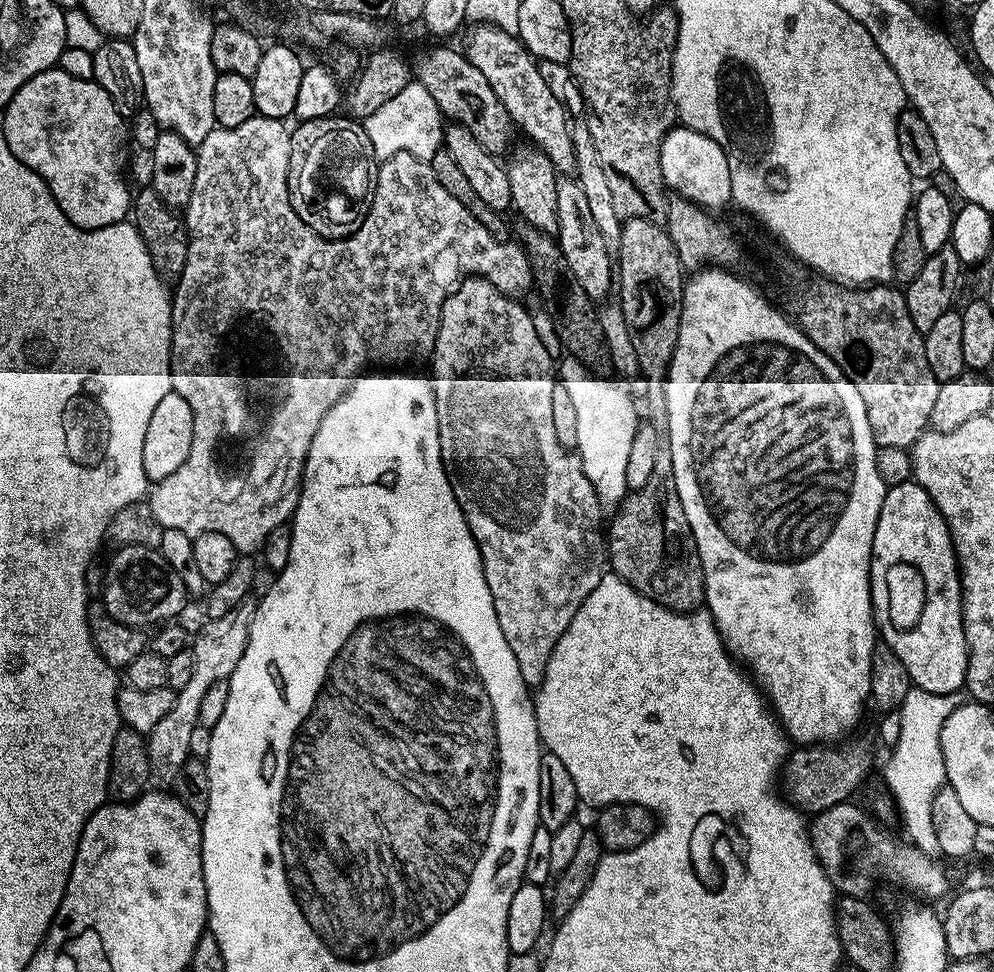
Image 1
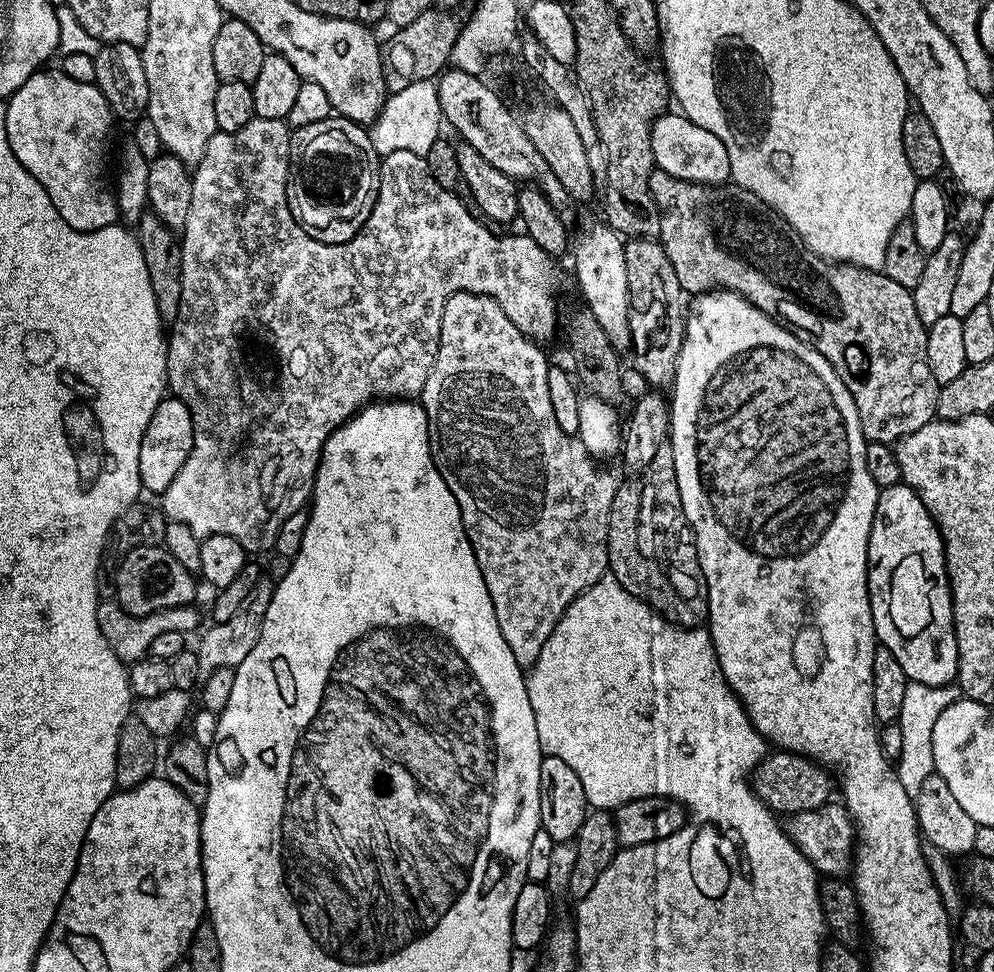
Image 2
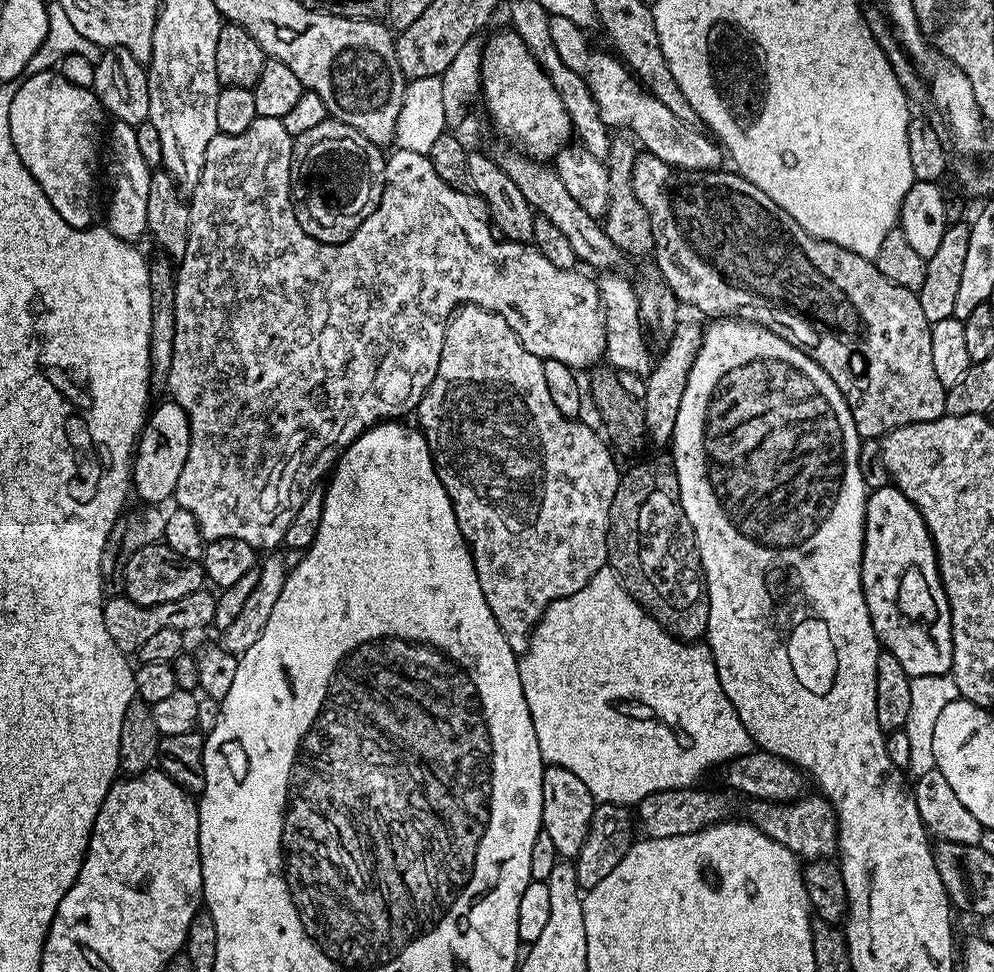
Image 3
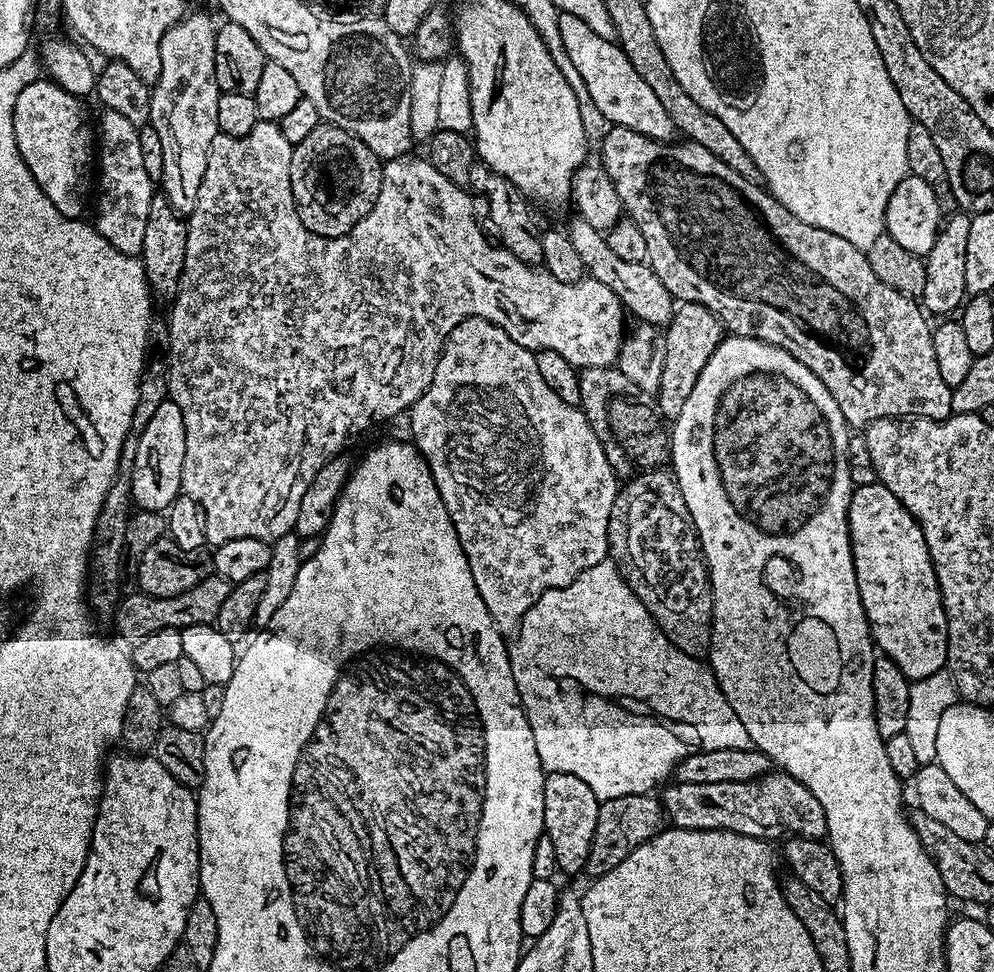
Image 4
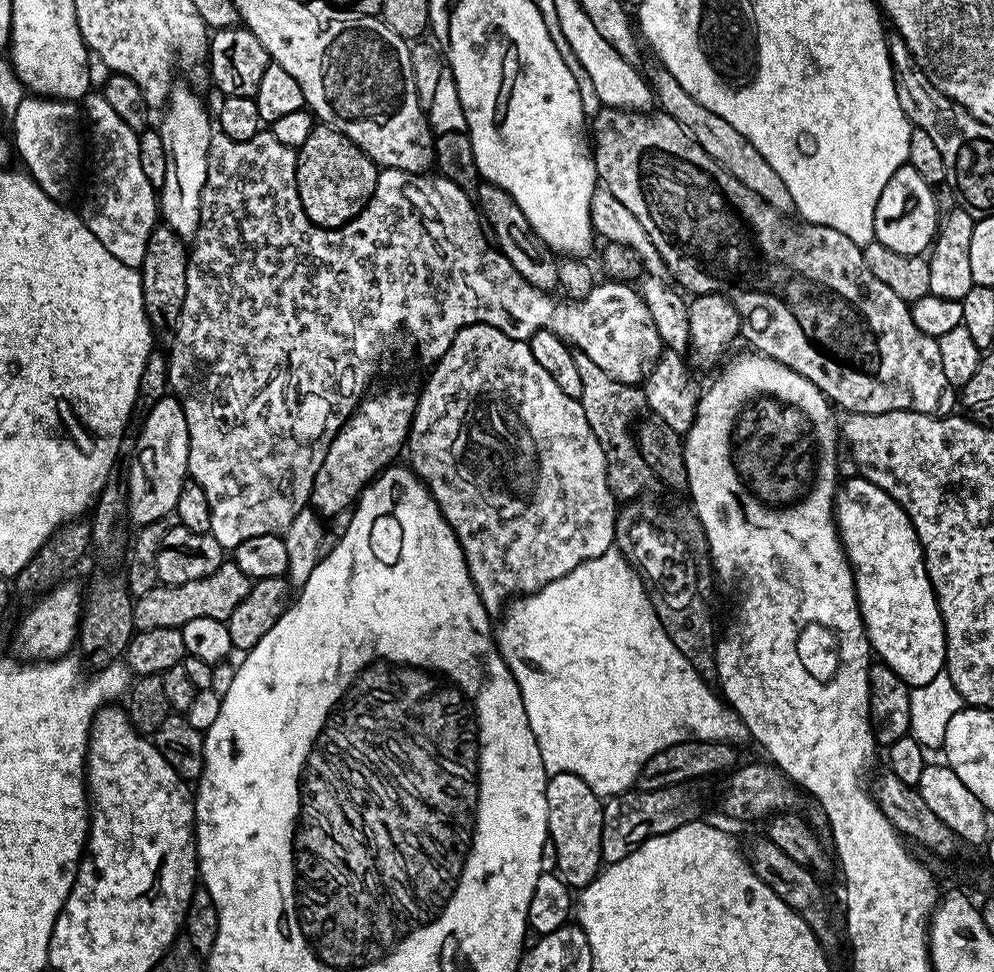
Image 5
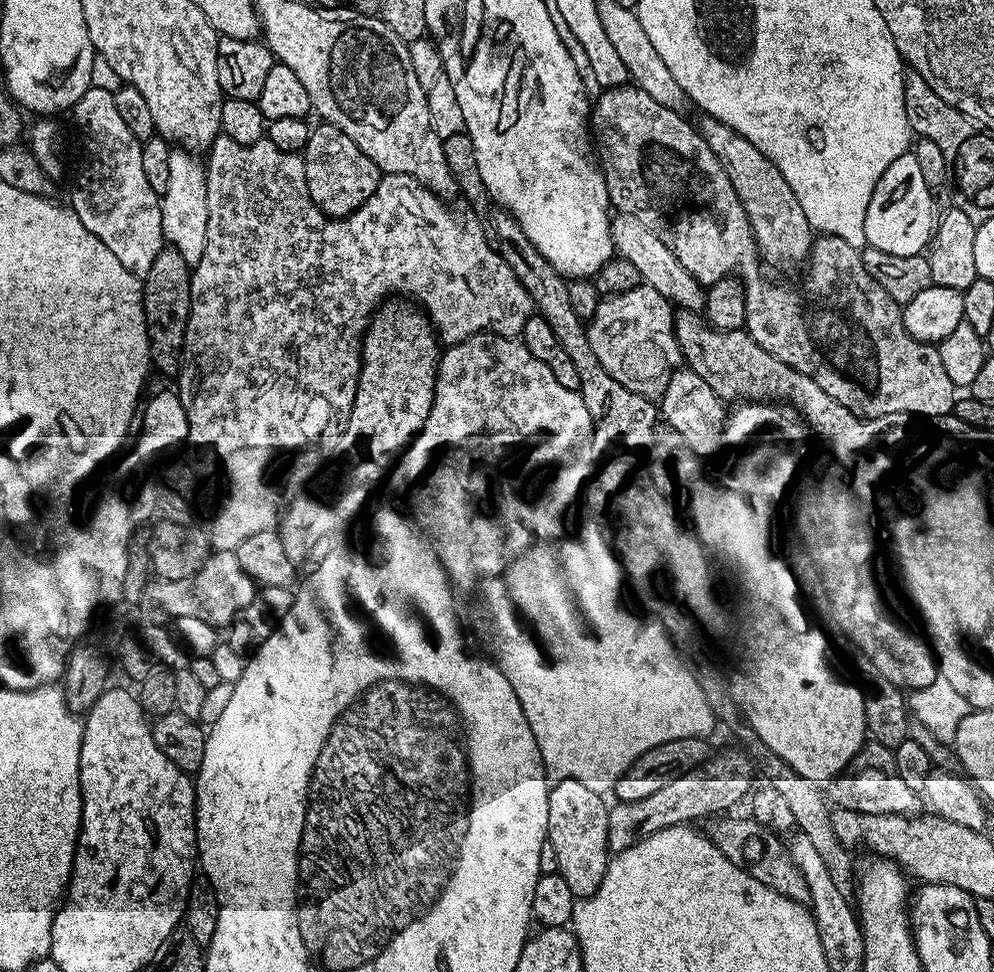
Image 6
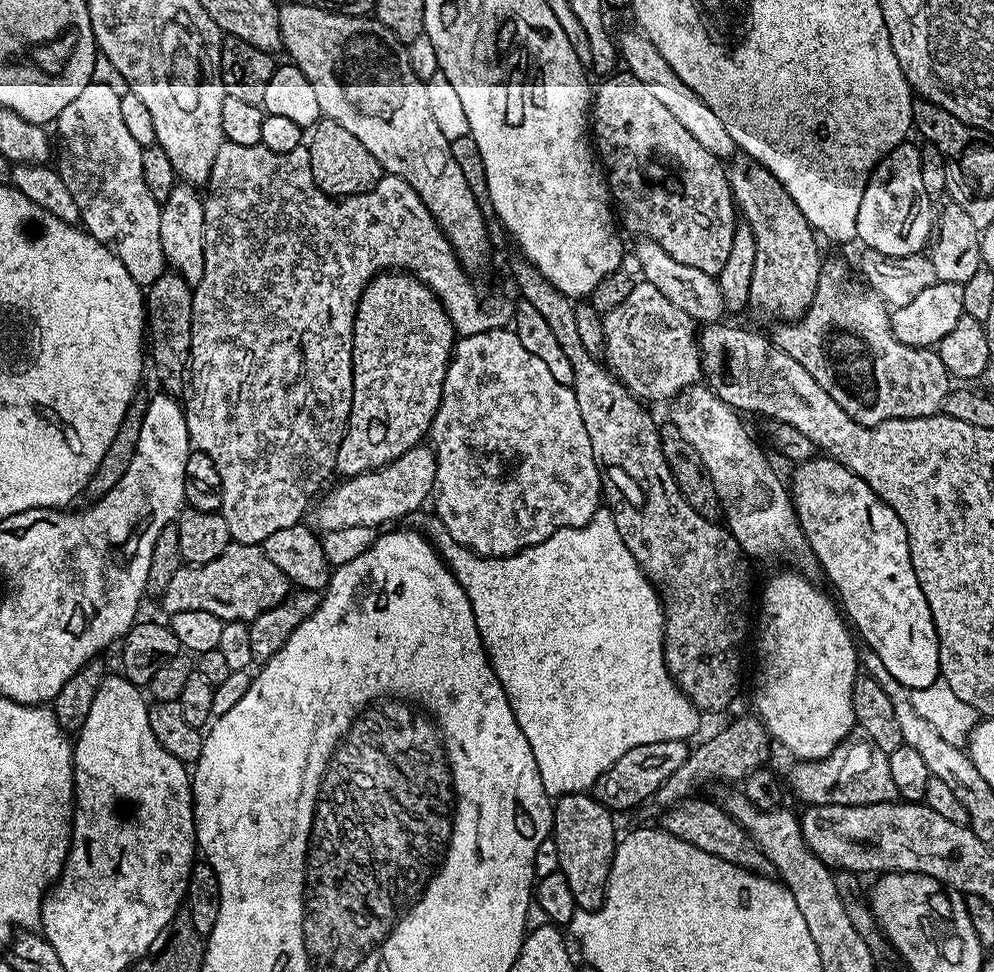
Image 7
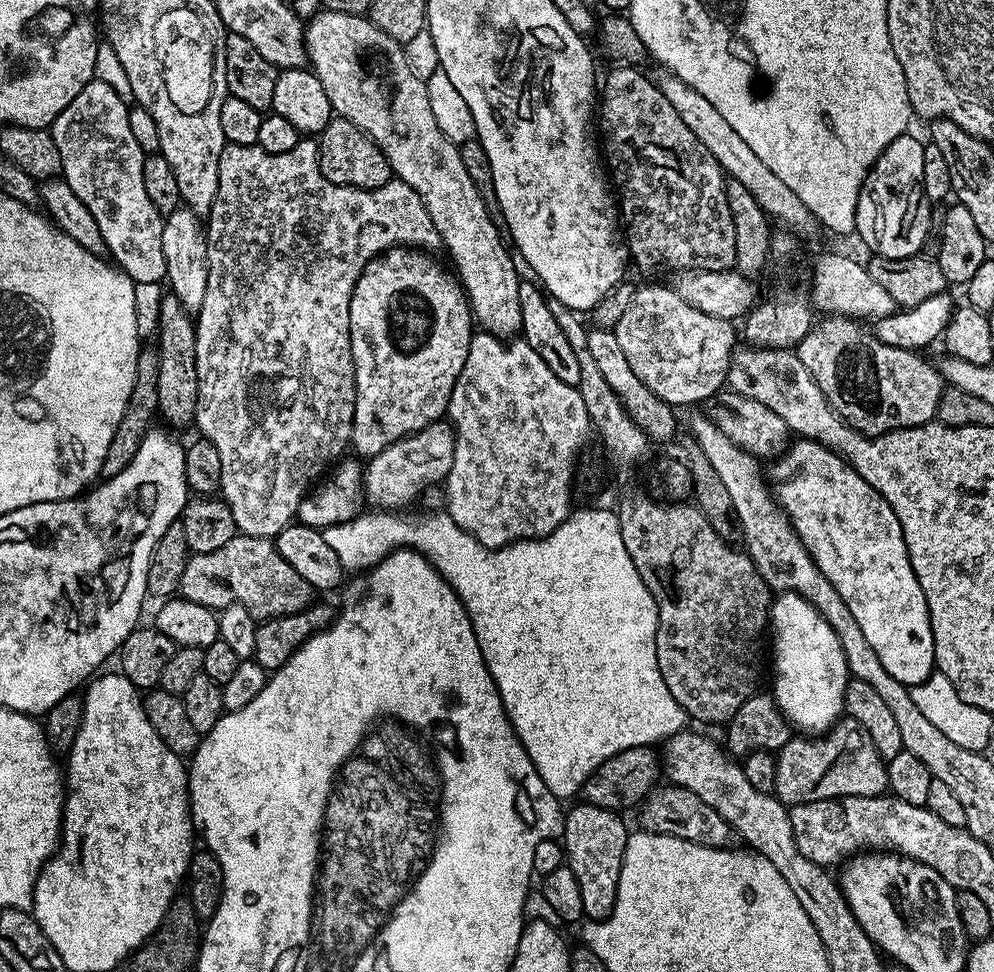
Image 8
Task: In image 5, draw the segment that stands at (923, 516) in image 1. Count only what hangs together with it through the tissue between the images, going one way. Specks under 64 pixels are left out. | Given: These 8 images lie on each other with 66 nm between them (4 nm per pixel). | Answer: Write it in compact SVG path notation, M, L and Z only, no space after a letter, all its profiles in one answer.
M853 476L853 480L845 479L836 493L836 529L840 531L840 542L852 568L856 601L864 628L868 631L868 643L872 645L873 653L888 664L898 678L905 680L912 688L926 686L926 682L931 682L936 675L945 671L946 638L936 595L924 565L924 550L904 507L890 498L886 490L874 486L863 476Z

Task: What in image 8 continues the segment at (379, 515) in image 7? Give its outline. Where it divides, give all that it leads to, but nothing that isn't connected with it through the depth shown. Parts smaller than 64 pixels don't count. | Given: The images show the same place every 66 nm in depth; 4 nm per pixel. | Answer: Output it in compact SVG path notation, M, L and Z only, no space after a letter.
M437 422L403 436L398 442L386 446L378 455L367 461L362 474L362 492L373 509L404 510L411 500L416 499L427 484L443 481L454 460L456 433L451 423Z

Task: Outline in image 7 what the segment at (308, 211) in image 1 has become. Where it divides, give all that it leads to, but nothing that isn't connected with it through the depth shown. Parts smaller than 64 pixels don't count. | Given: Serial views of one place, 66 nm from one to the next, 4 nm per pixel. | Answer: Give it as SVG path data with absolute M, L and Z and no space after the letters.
M321 118L316 121L306 140L306 147L310 154L310 170L314 174L314 182L333 198L357 196L363 192L370 192L379 182L382 169L378 158L346 130L337 120Z

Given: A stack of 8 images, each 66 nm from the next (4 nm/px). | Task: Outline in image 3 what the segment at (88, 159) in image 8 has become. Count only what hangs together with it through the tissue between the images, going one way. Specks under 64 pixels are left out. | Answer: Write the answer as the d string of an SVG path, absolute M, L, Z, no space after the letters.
M113 123L106 132L106 176L112 179L112 193L106 196L106 226L119 240L140 242L148 232L146 222L146 194L150 190L150 178L153 169L148 167L146 158L138 150L138 138L135 127L131 124Z

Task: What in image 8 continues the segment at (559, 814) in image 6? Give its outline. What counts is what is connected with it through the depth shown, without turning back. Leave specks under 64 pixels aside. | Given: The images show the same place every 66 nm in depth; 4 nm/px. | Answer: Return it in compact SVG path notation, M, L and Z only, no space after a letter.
M577 802L569 812L567 809L562 820L562 843L566 867L574 870L574 878L578 878L578 890L582 890L582 910L585 917L592 922L608 919L618 898L618 874L622 874L622 858L630 835L630 829L620 819L617 813L611 812L608 808Z

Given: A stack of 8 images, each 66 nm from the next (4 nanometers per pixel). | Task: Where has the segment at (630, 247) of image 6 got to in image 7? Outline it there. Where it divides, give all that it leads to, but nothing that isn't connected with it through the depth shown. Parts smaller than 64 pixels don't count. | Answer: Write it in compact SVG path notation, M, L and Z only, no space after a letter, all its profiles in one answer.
M644 238L639 241L641 244L636 248L636 260L640 263L640 272L643 279L654 290L659 290L669 302L674 302L678 310L690 314L690 318L707 326L715 324L725 315L726 309L719 279L706 268L698 266L686 266L686 262L678 262L658 246L658 242Z

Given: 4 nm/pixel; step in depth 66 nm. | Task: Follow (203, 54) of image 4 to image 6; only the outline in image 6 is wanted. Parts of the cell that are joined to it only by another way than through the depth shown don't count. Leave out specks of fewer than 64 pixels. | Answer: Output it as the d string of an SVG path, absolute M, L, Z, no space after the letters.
M173 150L170 154L170 162L168 165L170 166L170 179L166 182L166 190L160 196L160 209L162 210L162 234L164 235L165 245L169 248L173 248L174 250L178 250L178 254L182 254L182 258L186 260L188 265L194 266L200 259L202 258L202 250L206 250L206 214L208 211L206 210L206 178L204 177L206 168L203 163L200 164L195 160L193 153L188 150Z

